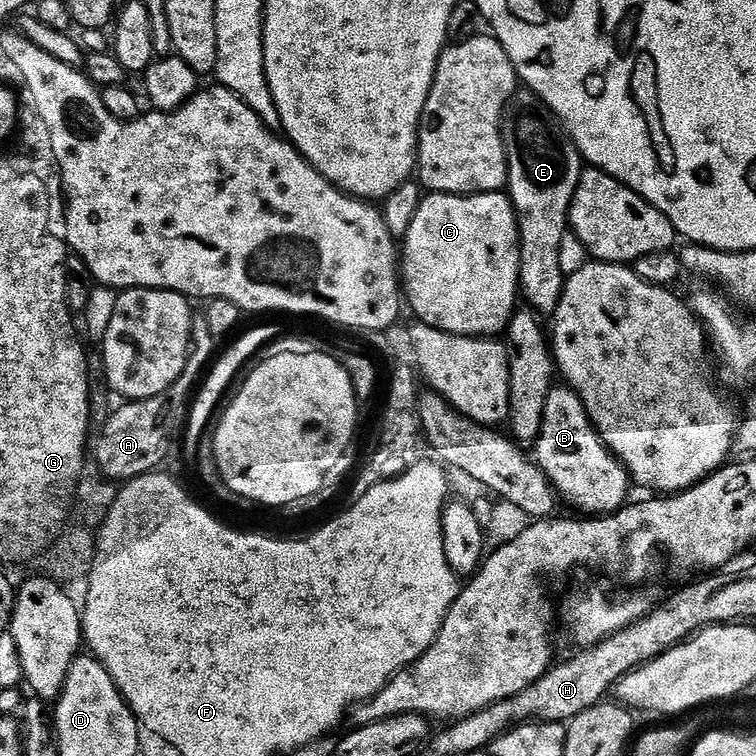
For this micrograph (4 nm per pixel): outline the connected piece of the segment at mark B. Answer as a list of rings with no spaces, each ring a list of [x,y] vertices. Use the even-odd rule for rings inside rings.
[[[556,386],[553,387],[552,392],[546,398],[546,407],[543,411],[543,418],[542,418],[542,430],[540,431],[540,438],[536,441],[534,445],[534,451],[537,452],[538,456],[536,455],[536,462],[539,464],[540,468],[543,470],[545,475],[550,481],[550,485],[556,490],[559,494],[561,499],[565,498],[578,509],[584,511],[581,513],[590,515],[590,516],[597,516],[601,514],[611,514],[616,512],[618,509],[623,508],[624,505],[627,503],[629,499],[629,492],[632,490],[632,483],[631,477],[628,474],[627,470],[624,468],[624,464],[621,463],[619,459],[609,449],[605,446],[604,443],[600,440],[600,436],[597,434],[596,428],[592,424],[592,420],[589,418],[588,411],[586,410],[586,406],[583,404],[582,401],[578,398],[578,394],[575,390],[567,387],[567,386]]]

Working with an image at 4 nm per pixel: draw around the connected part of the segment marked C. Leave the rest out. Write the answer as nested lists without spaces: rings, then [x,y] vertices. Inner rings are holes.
[[[512,208],[512,209],[511,209],[511,210],[510,210],[510,211],[509,211],[509,212],[417,212],[417,213],[416,213],[416,214],[414,214],[414,218],[413,218],[413,221],[412,221],[412,222],[410,222],[410,226],[409,226],[409,232],[408,232],[408,234],[407,234],[407,236],[405,236],[405,237],[404,237],[404,238],[403,238],[403,240],[402,240],[402,292],[403,292],[403,295],[404,295],[404,296],[405,296],[405,297],[406,297],[406,304],[407,304],[407,307],[408,307],[408,304],[409,304],[409,306],[410,306],[410,307],[412,307],[412,312],[413,312],[413,314],[414,314],[414,315],[416,315],[416,317],[415,317],[415,319],[416,319],[416,320],[417,320],[417,321],[419,321],[419,323],[422,323],[422,324],[428,324],[428,325],[430,325],[430,326],[431,326],[431,327],[432,327],[432,328],[437,328],[437,329],[438,329],[438,330],[442,330],[442,331],[443,331],[443,332],[449,332],[449,333],[450,333],[450,334],[454,334],[454,335],[455,335],[455,336],[482,336],[482,337],[485,337],[485,338],[496,338],[496,337],[499,337],[499,336],[500,336],[500,335],[501,335],[501,333],[503,333],[503,332],[504,332],[504,331],[505,331],[505,329],[507,329],[507,326],[508,326],[508,324],[509,324],[509,323],[510,323],[510,322],[511,322],[511,321],[512,321],[512,313],[513,313],[513,312],[515,312],[515,311],[517,311],[517,308],[518,308],[518,304],[516,304],[516,296],[517,296],[517,300],[518,300],[518,293],[519,293],[519,292],[520,292],[520,227],[519,227],[519,226],[518,226],[518,222],[517,222],[517,221],[516,221],[516,212],[515,212],[515,210],[513,210],[513,208]]]

